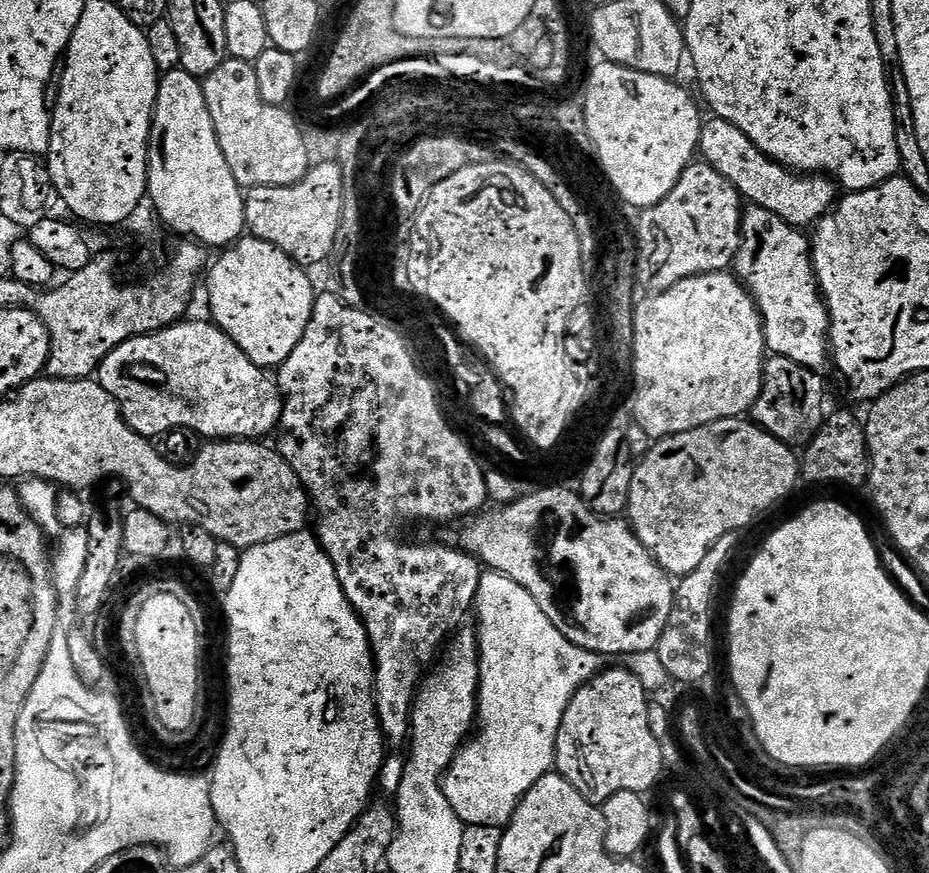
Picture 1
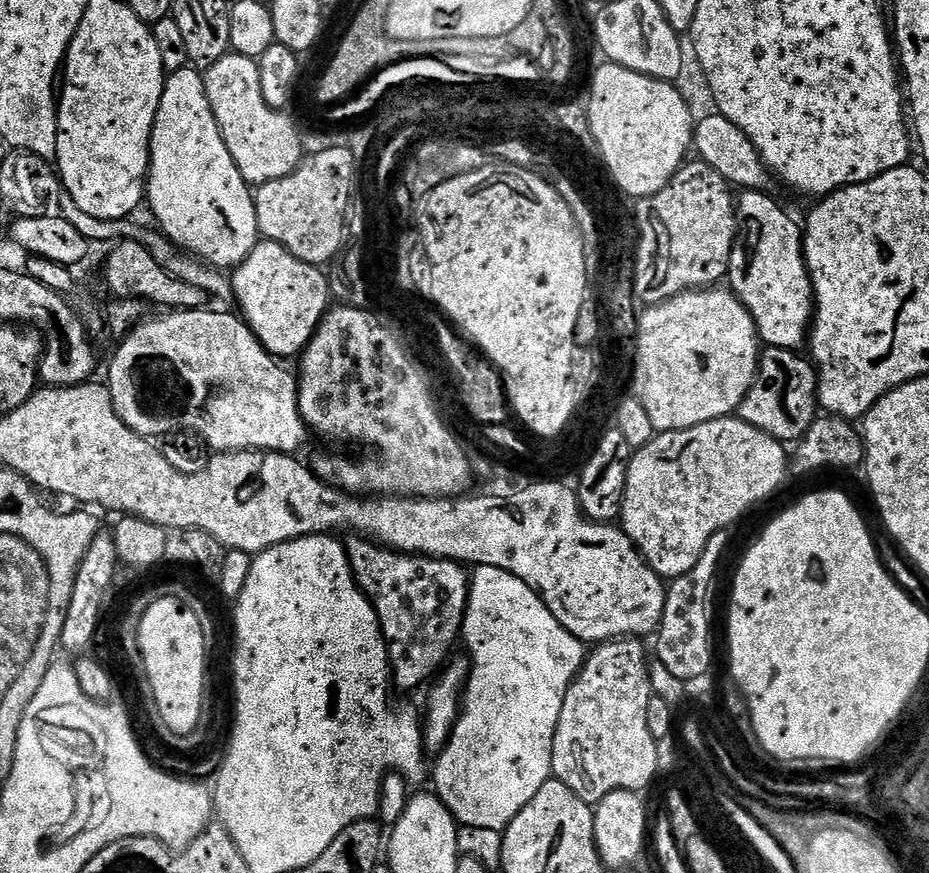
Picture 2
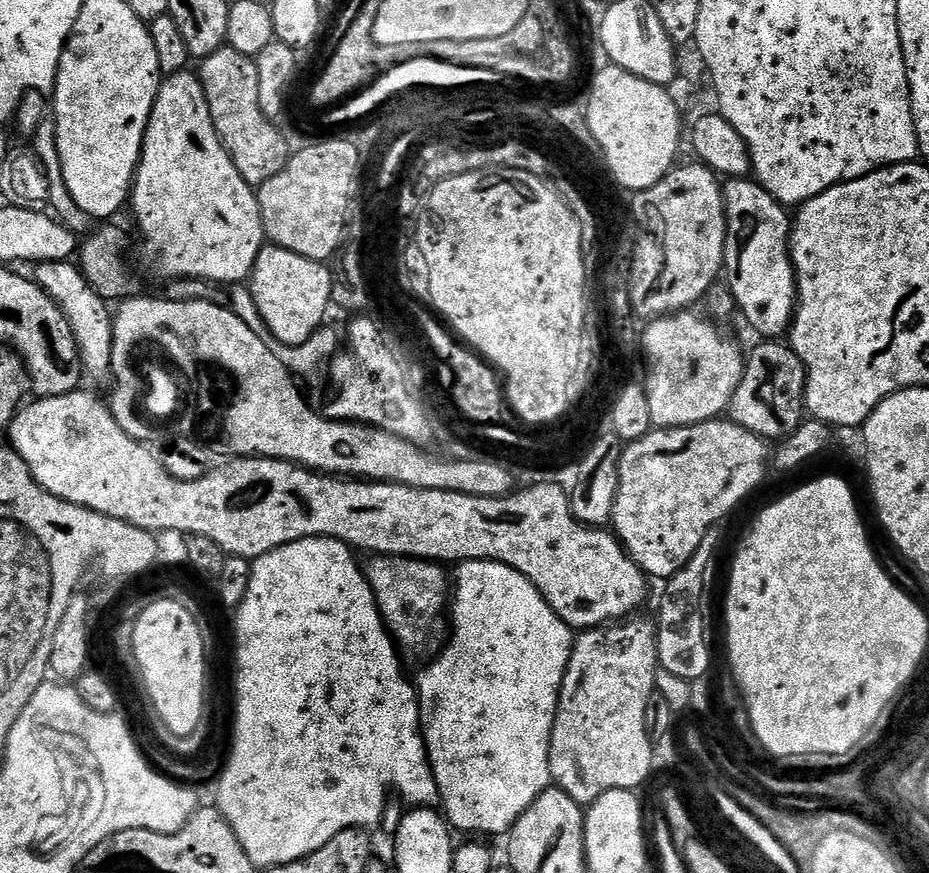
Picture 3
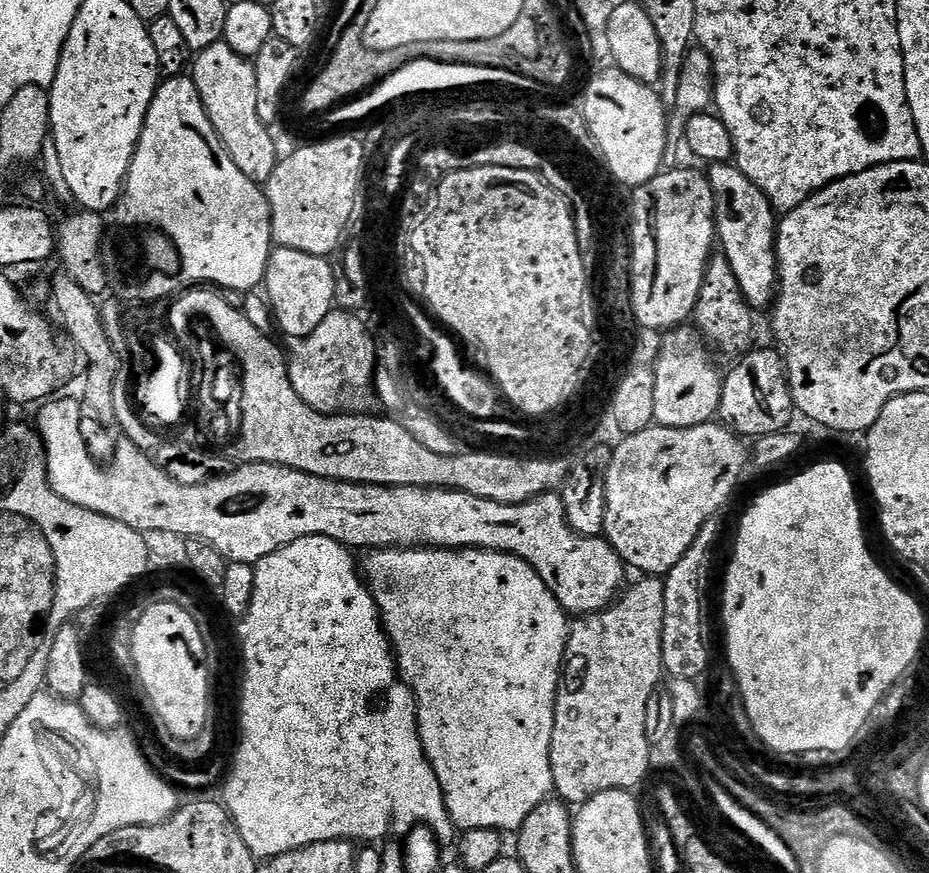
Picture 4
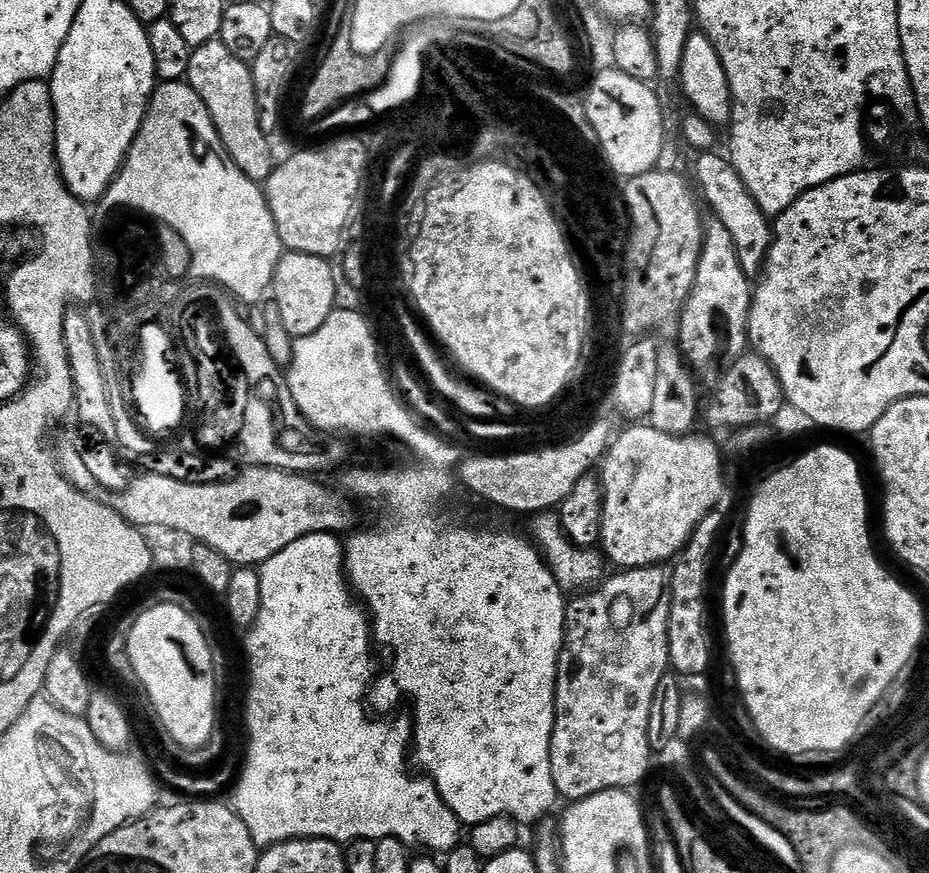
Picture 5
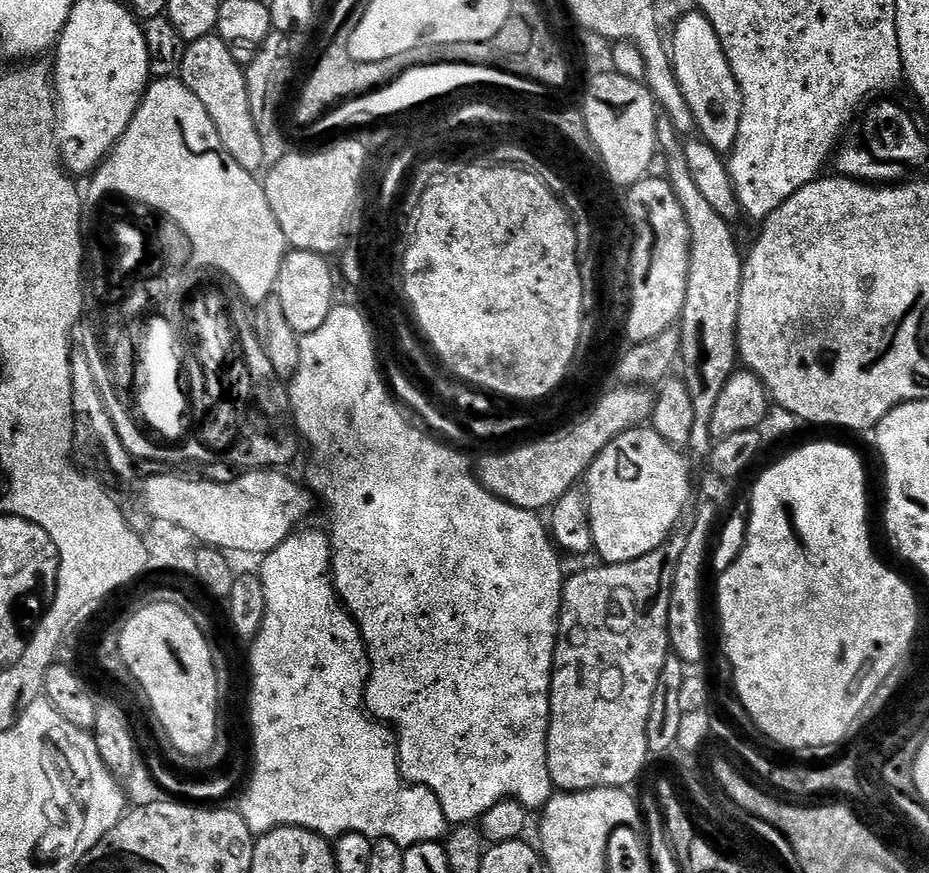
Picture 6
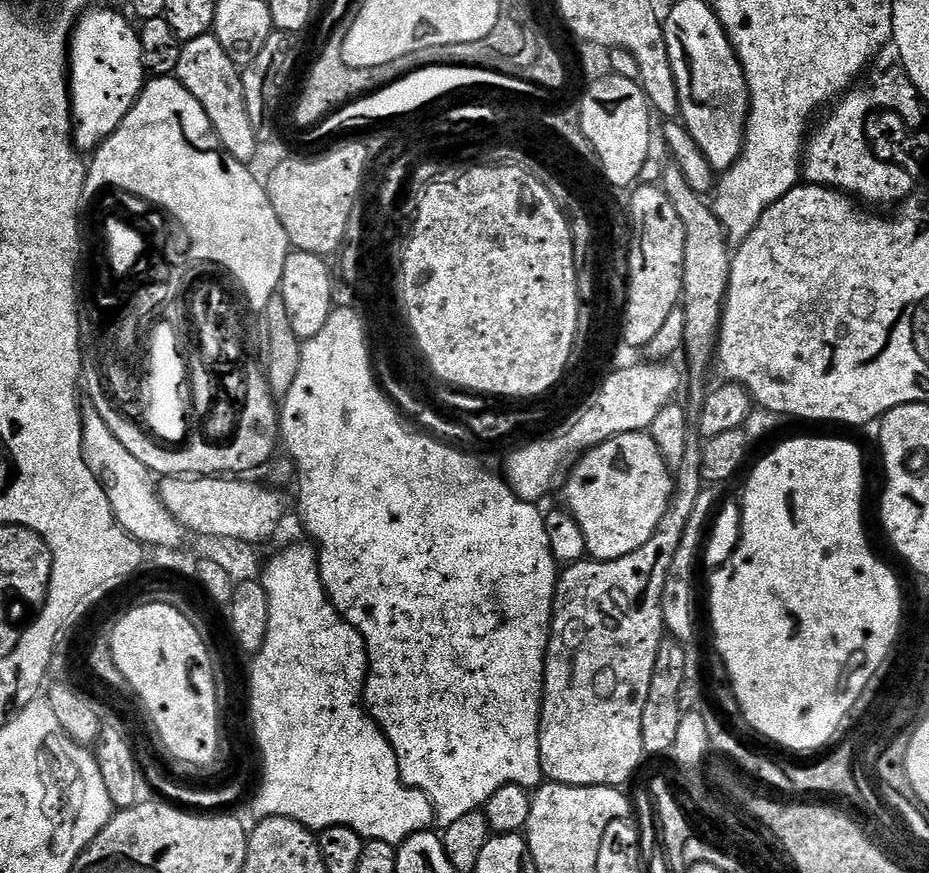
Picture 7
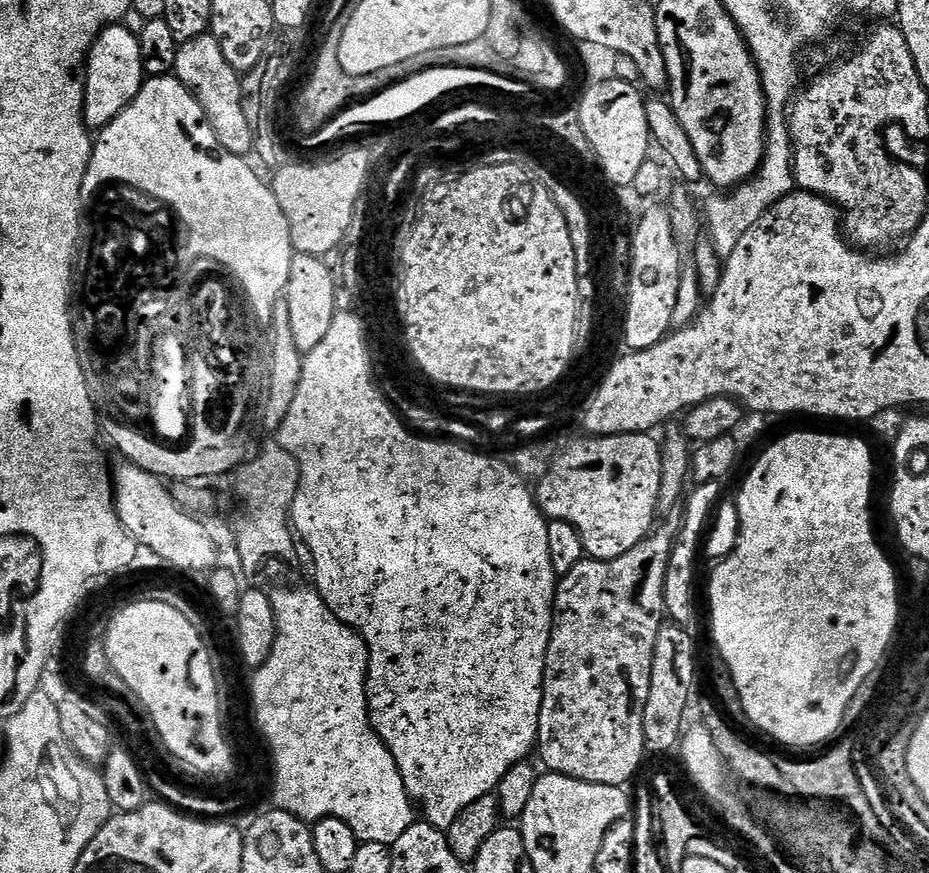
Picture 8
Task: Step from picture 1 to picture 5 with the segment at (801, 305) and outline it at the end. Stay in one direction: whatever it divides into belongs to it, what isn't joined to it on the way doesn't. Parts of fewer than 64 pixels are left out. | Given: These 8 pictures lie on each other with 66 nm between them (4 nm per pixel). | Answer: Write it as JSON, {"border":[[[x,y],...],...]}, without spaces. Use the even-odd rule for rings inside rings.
{"border":[[[704,150],[699,153],[700,156],[696,160],[696,180],[694,176],[694,184],[702,193],[702,200],[705,205],[712,207],[711,215],[715,219],[721,220],[726,226],[726,230],[730,232],[730,238],[734,240],[734,250],[738,252],[738,262],[742,264],[742,270],[750,278],[759,277],[764,263],[764,257],[768,254],[768,247],[772,244],[773,225],[770,223],[769,217],[765,216],[764,211],[758,206],[758,202],[746,190],[746,186],[742,182],[742,178],[736,173],[736,168],[732,164],[731,159],[719,156],[719,151]]]}

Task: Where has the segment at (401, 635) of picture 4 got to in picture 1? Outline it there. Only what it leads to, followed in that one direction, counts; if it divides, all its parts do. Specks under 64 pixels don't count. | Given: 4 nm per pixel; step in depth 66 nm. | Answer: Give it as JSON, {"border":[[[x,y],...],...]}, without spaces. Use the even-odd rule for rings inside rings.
{"border":[[[488,570],[481,575],[474,605],[474,620],[475,616],[480,641],[480,694],[476,697],[478,731],[475,733],[475,736],[477,735],[476,740],[475,736],[469,739],[456,753],[454,762],[444,773],[442,790],[446,794],[446,802],[450,802],[454,814],[458,814],[458,818],[464,825],[472,827],[473,824],[476,828],[497,828],[497,830],[500,830],[511,822],[517,804],[528,793],[530,786],[534,786],[534,782],[538,782],[538,778],[542,778],[547,772],[553,771],[556,762],[558,726],[562,726],[562,718],[566,714],[576,691],[583,684],[588,683],[589,680],[593,680],[599,672],[604,671],[606,660],[605,657],[598,655],[596,652],[586,650],[582,646],[574,646],[574,642],[570,642],[570,638],[566,638],[566,634],[562,634],[562,630],[558,630],[558,626],[554,626],[554,622],[550,622],[550,618],[546,618],[546,614],[542,614],[542,606],[538,606],[538,602],[534,602],[530,590],[518,586],[518,582],[514,582],[514,578],[504,576],[500,572]]]}

